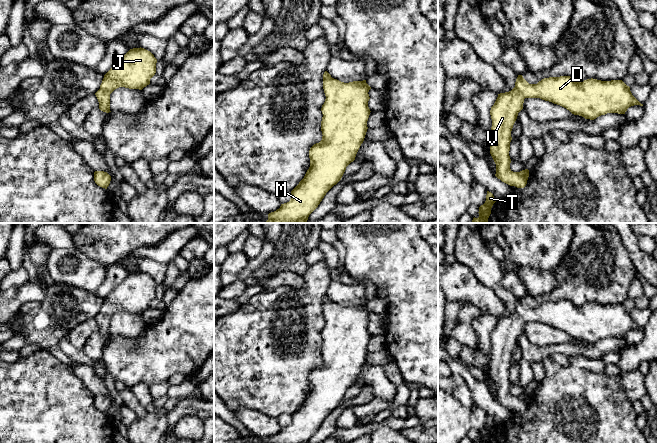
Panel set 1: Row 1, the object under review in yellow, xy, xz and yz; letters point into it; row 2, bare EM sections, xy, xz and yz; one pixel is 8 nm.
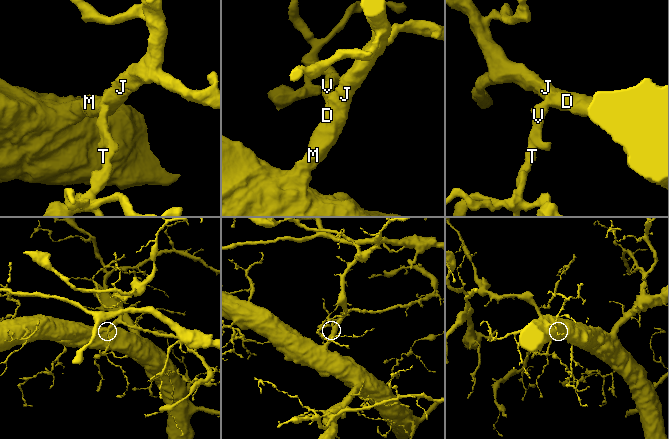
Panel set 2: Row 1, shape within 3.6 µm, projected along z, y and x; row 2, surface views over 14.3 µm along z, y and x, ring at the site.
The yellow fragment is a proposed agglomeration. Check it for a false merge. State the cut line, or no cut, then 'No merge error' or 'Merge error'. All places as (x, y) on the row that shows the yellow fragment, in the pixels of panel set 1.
No split. No merge error

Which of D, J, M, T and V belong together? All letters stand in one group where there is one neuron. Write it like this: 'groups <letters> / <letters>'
groups D J M T V

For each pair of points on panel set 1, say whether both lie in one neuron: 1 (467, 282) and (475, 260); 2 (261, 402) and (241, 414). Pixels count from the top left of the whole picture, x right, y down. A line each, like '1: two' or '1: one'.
1: two
2: two

